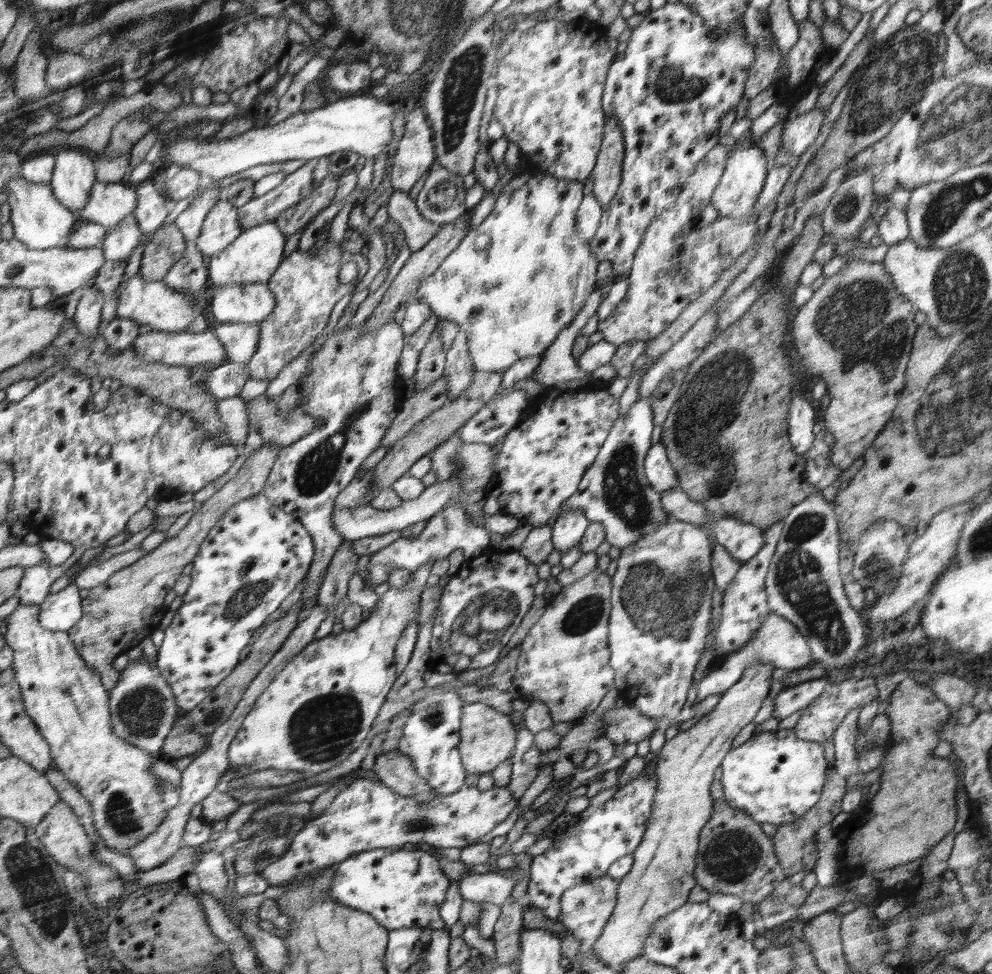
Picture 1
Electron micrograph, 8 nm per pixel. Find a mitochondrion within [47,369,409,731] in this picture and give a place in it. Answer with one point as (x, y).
(315, 471)

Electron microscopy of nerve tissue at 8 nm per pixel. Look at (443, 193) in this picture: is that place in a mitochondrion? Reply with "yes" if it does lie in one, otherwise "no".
yes

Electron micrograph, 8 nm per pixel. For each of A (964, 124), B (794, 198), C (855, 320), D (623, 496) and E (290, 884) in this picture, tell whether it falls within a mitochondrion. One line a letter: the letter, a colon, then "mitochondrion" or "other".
A: mitochondrion
B: other
C: mitochondrion
D: mitochondrion
E: other

